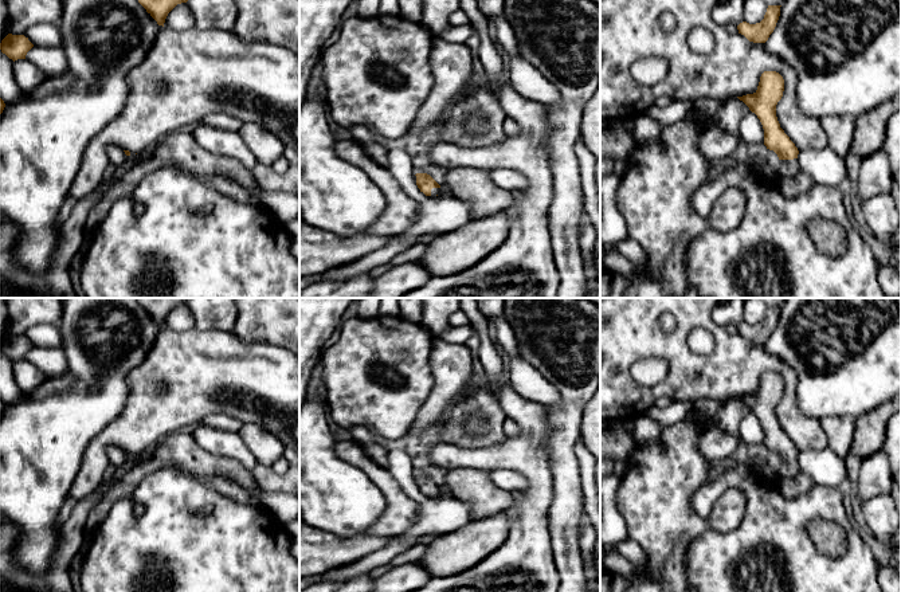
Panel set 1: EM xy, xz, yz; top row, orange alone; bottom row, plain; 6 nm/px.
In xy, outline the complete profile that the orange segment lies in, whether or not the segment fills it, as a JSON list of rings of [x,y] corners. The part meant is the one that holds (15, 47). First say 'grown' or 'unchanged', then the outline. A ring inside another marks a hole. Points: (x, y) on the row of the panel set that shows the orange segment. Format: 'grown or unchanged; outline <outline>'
unchanged; outline [[[8,34],[0,43],[0,50],[13,62],[17,59],[26,59],[27,52],[34,44],[24,35]]]

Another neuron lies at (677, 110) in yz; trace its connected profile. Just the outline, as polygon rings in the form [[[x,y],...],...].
[[[673,99],[673,102],[666,107],[659,107],[654,103],[649,107],[646,114],[663,126],[673,125],[681,119],[694,115],[696,101],[697,99]]]

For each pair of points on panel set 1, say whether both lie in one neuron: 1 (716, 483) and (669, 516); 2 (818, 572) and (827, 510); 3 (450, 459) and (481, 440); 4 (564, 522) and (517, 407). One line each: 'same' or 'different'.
1: different
2: same
3: different
4: different

